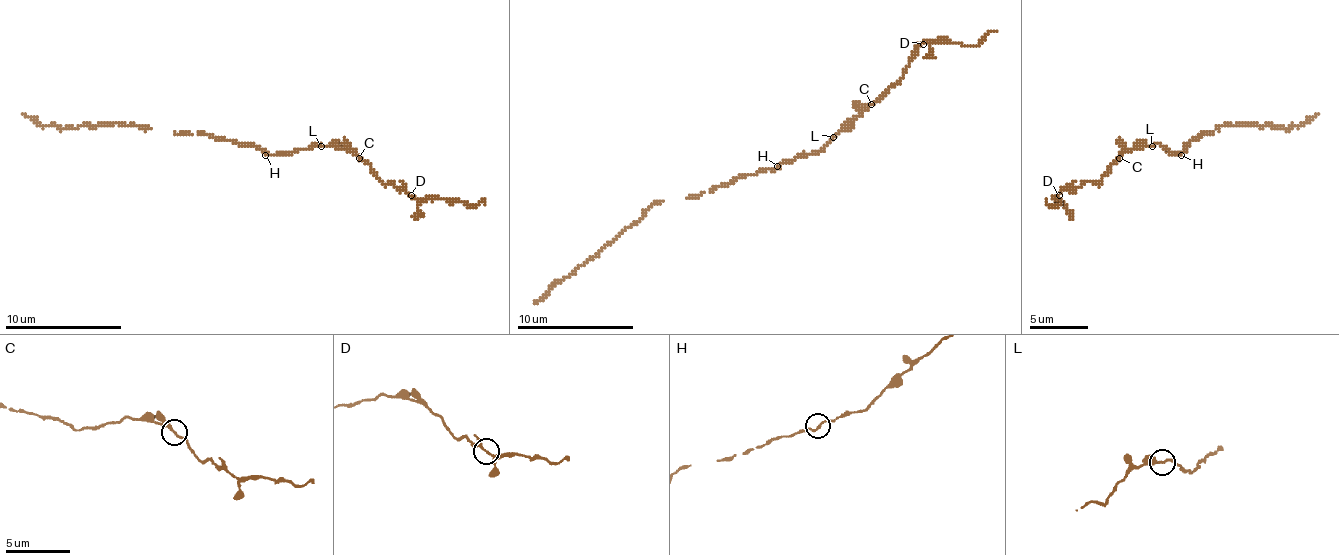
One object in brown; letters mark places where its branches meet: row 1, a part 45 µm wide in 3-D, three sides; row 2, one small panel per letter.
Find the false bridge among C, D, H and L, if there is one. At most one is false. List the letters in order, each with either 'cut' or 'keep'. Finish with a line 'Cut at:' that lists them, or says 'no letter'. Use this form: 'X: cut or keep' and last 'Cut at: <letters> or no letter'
C: keep
D: keep
H: keep
L: keep
Cut at: no letter

